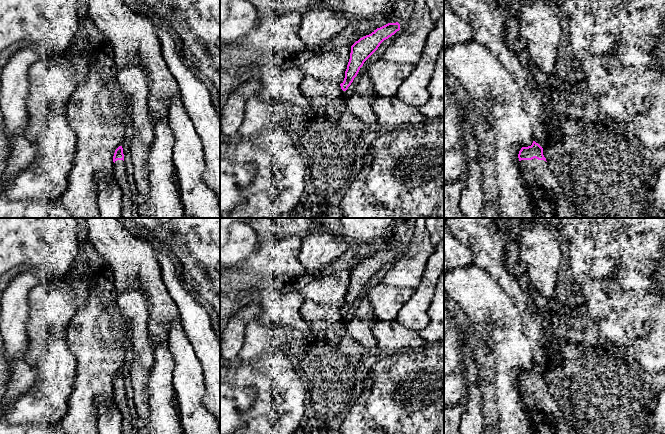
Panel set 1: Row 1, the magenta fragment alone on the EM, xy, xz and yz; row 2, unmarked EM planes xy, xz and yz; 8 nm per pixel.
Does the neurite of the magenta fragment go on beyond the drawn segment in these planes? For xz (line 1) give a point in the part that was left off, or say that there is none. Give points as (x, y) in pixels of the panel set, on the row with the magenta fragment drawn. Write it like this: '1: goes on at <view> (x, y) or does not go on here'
1: does not go on here

